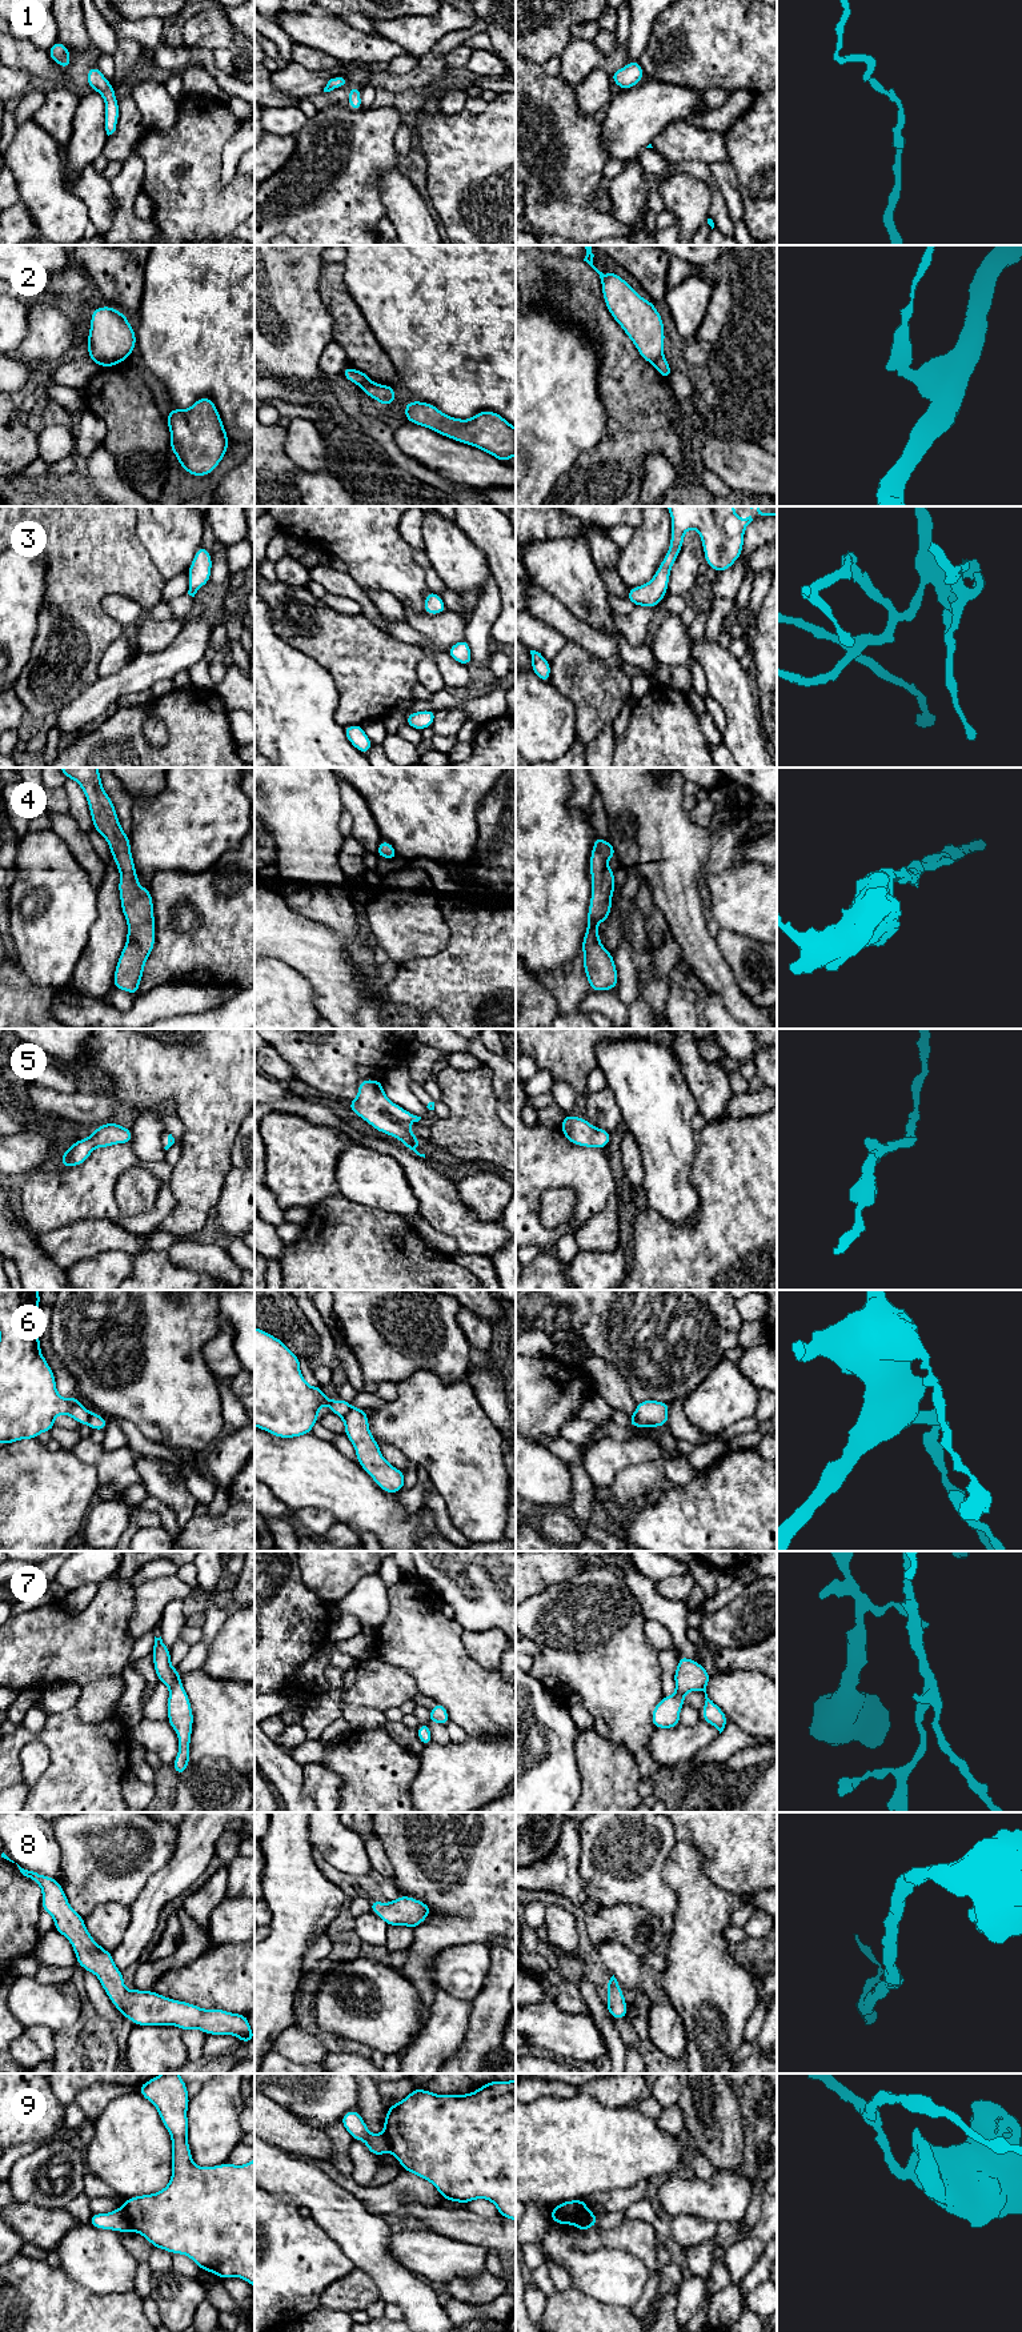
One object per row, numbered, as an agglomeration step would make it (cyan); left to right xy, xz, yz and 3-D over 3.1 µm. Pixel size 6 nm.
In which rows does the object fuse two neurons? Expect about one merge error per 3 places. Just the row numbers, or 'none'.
2, 6, 9

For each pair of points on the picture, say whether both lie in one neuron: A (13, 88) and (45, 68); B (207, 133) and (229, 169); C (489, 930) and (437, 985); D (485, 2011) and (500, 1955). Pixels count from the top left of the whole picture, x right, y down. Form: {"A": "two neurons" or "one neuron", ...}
{"A": "two neurons", "B": "two neurons", "C": "one neuron", "D": "one neuron"}

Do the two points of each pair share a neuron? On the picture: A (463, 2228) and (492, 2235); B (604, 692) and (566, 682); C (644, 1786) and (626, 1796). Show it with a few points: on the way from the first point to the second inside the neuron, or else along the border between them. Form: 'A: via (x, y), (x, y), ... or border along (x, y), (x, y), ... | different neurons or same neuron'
A: via (469, 2228), (485, 2232) | same neuron
B: via (594, 689), (588, 682), (576, 682) | same neuron
C: border along (642, 1779), (638, 1784), (640, 1798) | different neurons

